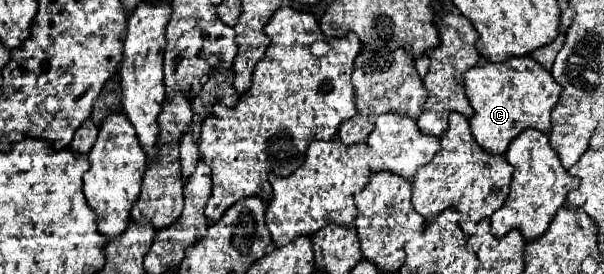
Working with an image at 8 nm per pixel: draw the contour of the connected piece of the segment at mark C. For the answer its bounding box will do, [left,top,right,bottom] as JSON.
[463,55,563,155]

